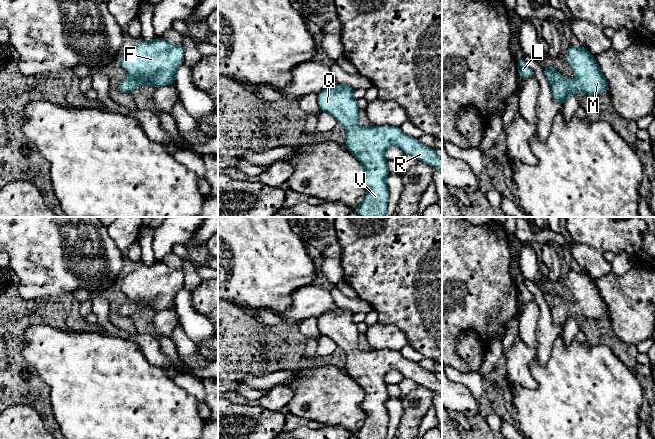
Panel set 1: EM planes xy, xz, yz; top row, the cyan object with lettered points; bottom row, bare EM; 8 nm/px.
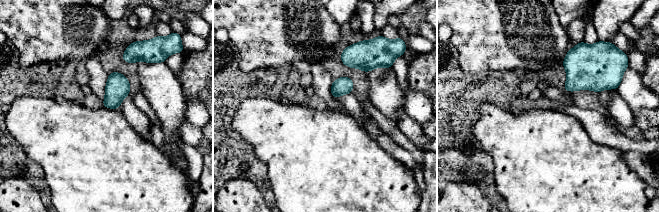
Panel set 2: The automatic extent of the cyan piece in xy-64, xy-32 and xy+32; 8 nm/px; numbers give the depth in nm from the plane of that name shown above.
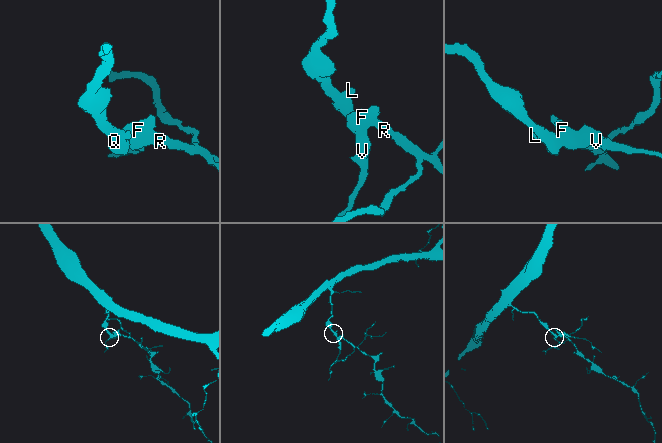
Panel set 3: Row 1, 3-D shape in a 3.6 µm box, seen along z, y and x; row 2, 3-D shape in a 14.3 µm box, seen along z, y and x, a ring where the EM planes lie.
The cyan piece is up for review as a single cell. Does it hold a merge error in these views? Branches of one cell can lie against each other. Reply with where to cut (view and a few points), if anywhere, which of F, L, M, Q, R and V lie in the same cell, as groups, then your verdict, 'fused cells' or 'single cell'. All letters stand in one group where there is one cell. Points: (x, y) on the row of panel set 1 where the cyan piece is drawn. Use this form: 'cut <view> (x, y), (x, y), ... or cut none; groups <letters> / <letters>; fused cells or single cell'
cut none; groups F L M Q R V; single cell

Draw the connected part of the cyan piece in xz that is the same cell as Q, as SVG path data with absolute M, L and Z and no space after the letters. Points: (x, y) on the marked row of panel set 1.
M338 83L335 88L322 90L318 95L318 105L321 112L327 112L333 116L338 124L347 130L345 147L359 160L365 168L362 185L367 190L364 201L355 209L360 217L386 217L389 191L386 185L386 177L389 174L388 162L385 159L385 151L390 146L400 147L404 153L416 158L418 161L430 165L442 171L442 156L435 149L422 144L418 138L405 135L399 127L395 126L372 126L358 125L359 107L353 97L354 89L346 84Z

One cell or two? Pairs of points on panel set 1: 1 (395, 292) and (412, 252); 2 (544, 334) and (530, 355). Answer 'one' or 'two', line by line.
1: one
2: two

